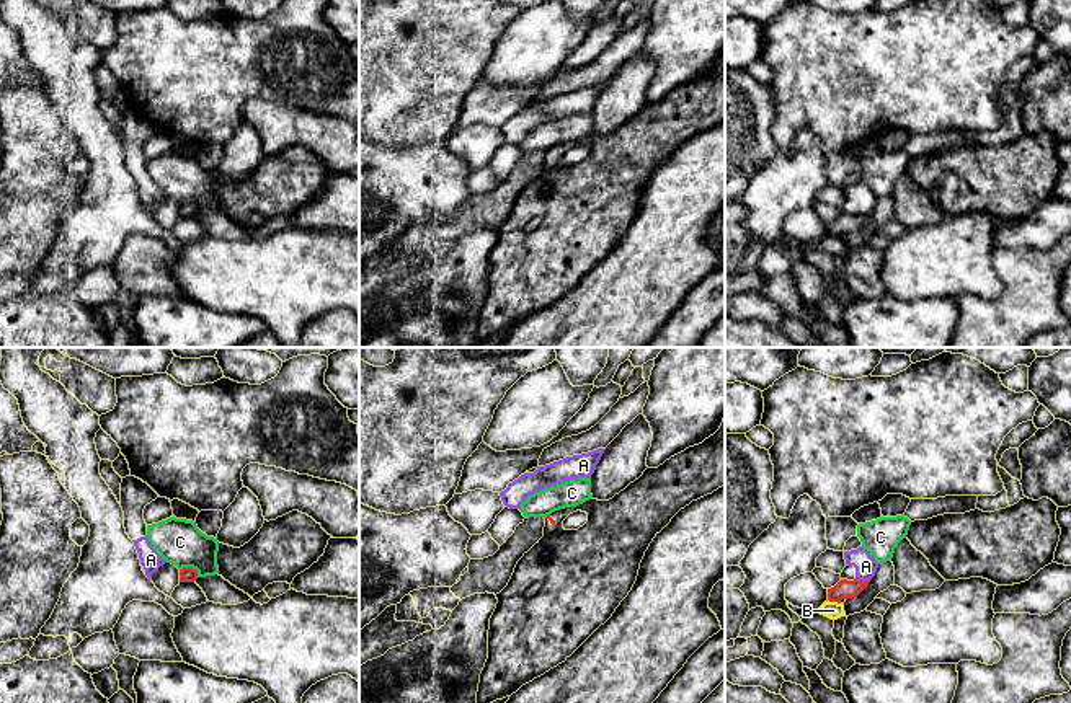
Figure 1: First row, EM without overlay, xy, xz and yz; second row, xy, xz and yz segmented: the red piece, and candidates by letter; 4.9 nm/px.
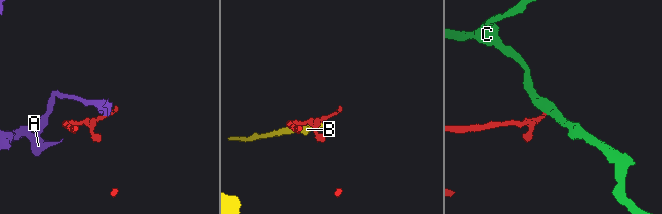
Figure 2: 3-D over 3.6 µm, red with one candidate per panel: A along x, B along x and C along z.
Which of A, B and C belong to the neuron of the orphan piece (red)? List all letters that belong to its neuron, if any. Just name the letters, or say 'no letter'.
no letter

